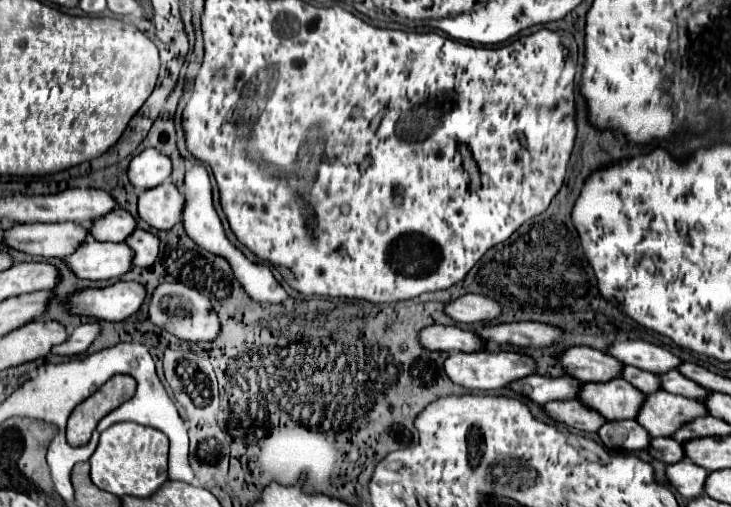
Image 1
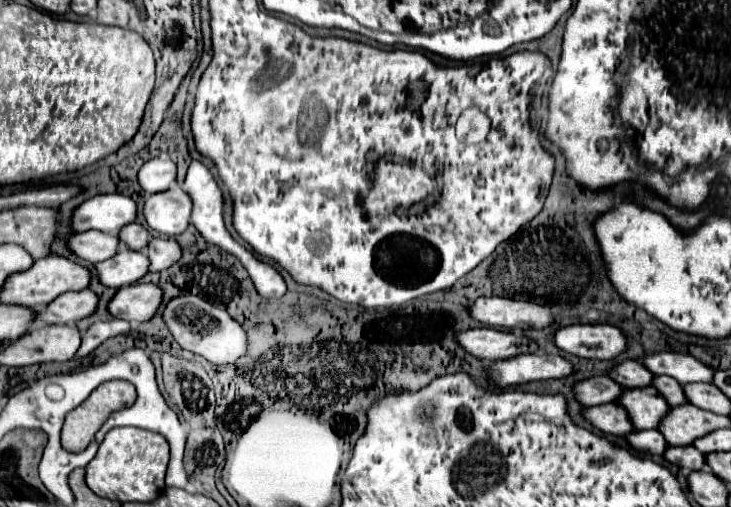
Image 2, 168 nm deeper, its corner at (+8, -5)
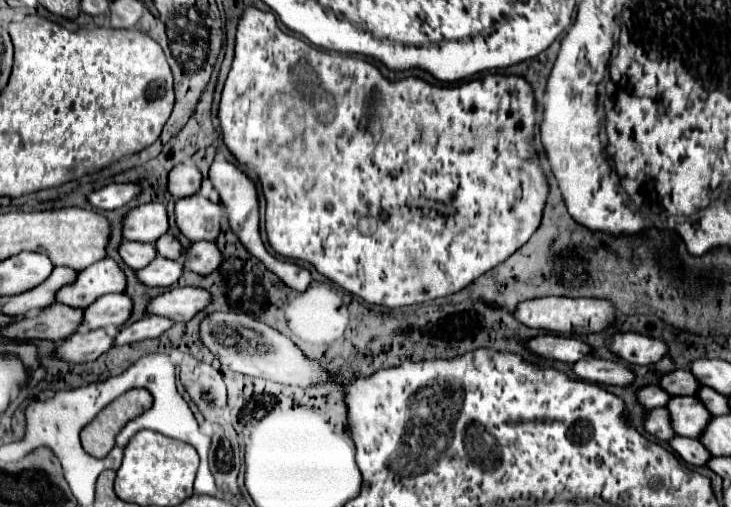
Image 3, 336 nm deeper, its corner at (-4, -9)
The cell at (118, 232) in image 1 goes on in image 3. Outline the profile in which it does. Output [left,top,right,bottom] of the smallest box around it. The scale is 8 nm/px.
[156,234,184,260]

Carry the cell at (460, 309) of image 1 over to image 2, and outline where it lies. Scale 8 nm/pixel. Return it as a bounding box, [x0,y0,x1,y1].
[468,296,552,328]

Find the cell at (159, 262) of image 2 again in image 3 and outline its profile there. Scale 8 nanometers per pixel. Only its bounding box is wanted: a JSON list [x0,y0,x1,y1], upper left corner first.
[182,242,222,274]

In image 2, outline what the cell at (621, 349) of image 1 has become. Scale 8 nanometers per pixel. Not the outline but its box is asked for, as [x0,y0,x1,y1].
[638,352,714,384]

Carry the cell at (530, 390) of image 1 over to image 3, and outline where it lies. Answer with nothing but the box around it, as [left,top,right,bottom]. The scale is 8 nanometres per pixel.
[638,386,670,410]

